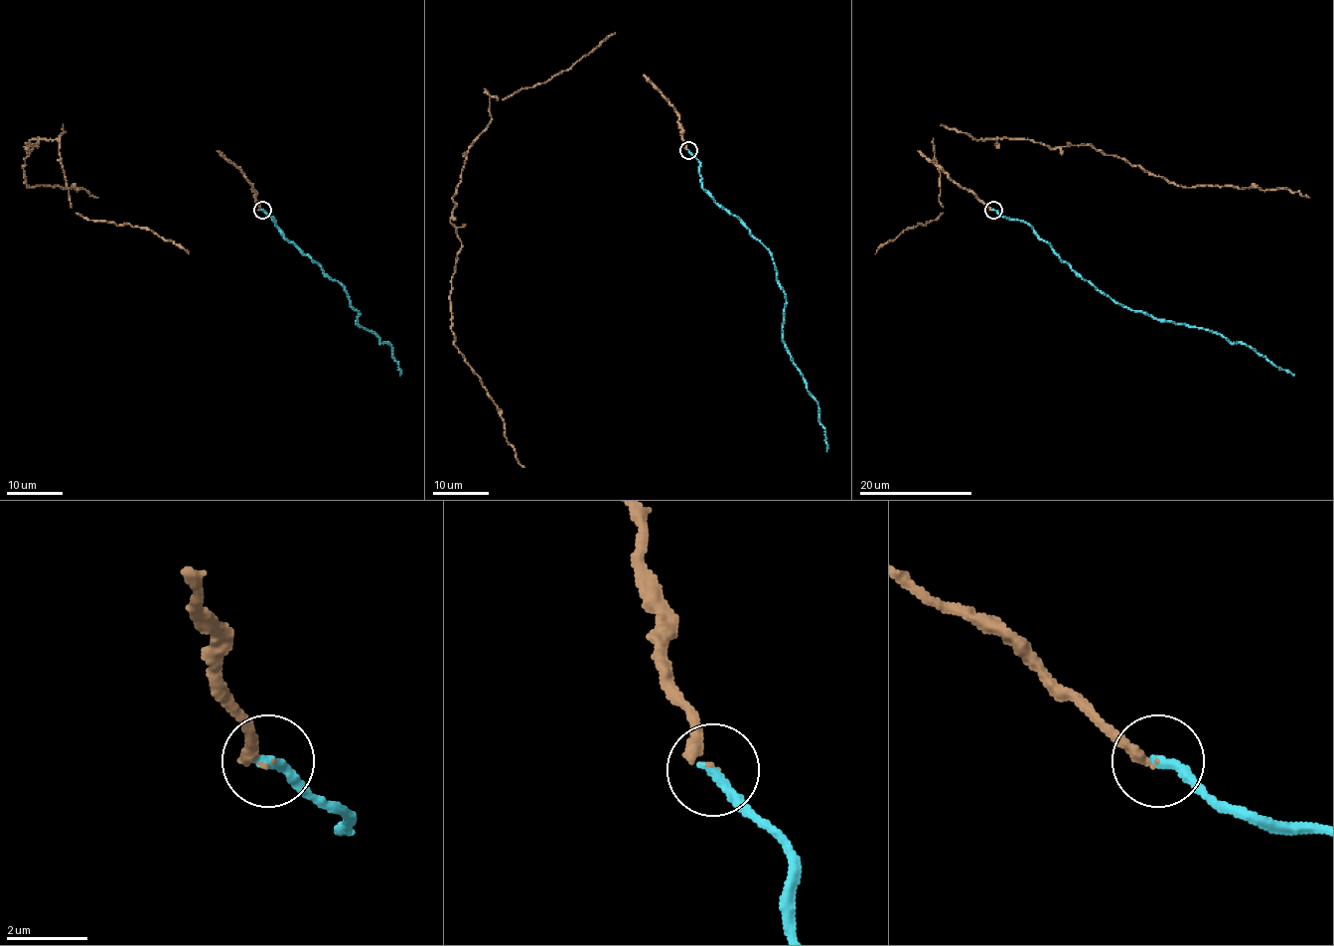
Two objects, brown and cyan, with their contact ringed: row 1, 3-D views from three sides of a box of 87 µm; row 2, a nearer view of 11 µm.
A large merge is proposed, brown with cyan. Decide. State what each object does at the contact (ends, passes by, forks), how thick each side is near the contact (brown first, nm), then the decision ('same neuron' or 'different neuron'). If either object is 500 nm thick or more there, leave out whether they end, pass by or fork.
brown ends | cyan ends | 80/280 nm | same neuron

